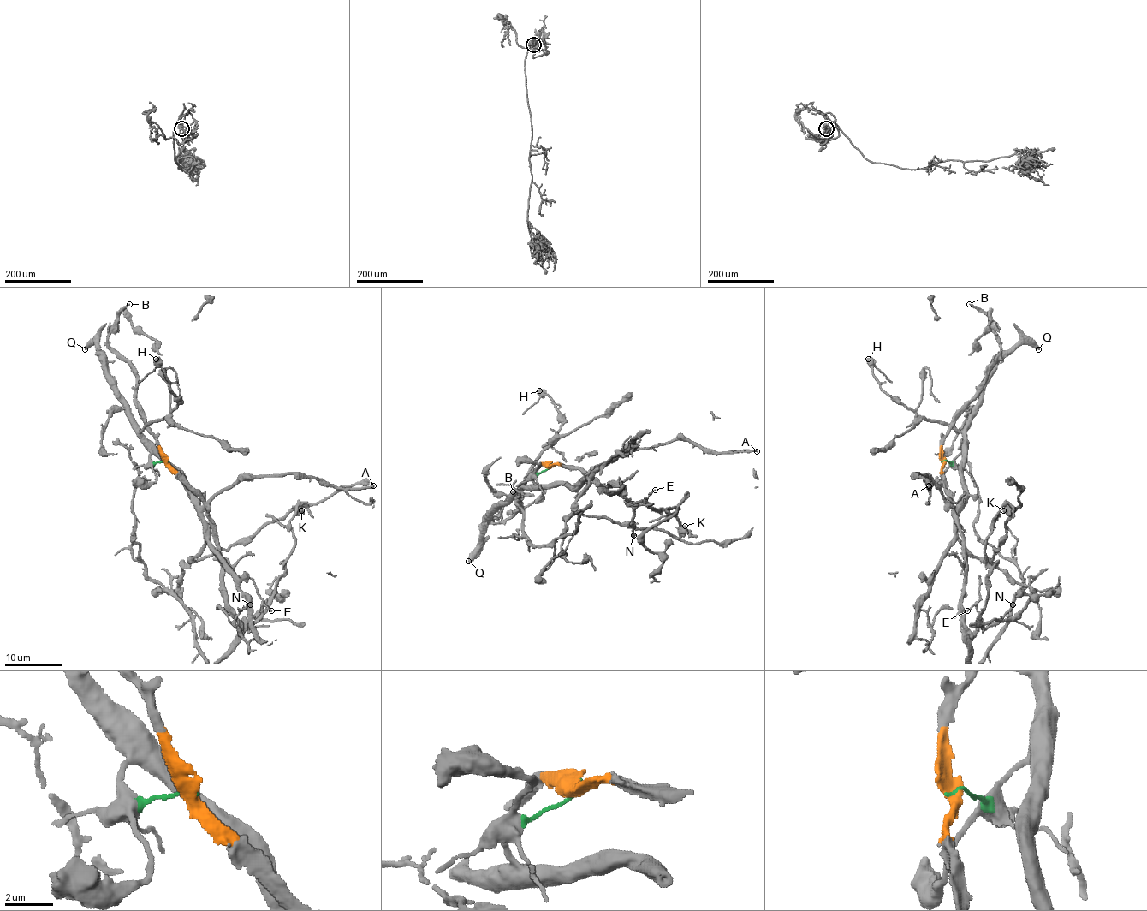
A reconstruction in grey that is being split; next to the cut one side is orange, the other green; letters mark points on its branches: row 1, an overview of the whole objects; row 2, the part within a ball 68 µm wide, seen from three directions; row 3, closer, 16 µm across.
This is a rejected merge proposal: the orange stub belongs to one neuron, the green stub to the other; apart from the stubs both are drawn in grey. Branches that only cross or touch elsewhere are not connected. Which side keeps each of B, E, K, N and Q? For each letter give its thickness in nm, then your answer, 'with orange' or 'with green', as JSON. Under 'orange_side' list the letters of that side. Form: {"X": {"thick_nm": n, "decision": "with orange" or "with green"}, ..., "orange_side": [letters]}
{"B": {"thick_nm": 150, "decision": "with orange"}, "E": {"thick_nm": 70, "decision": "with orange"}, "K": {"thick_nm": 600, "decision": "with green"}, "N": {"thick_nm": 340, "decision": "with orange"}, "Q": {"thick_nm": 380, "decision": "with green"}, "orange_side": ["B", "E", "N"]}

